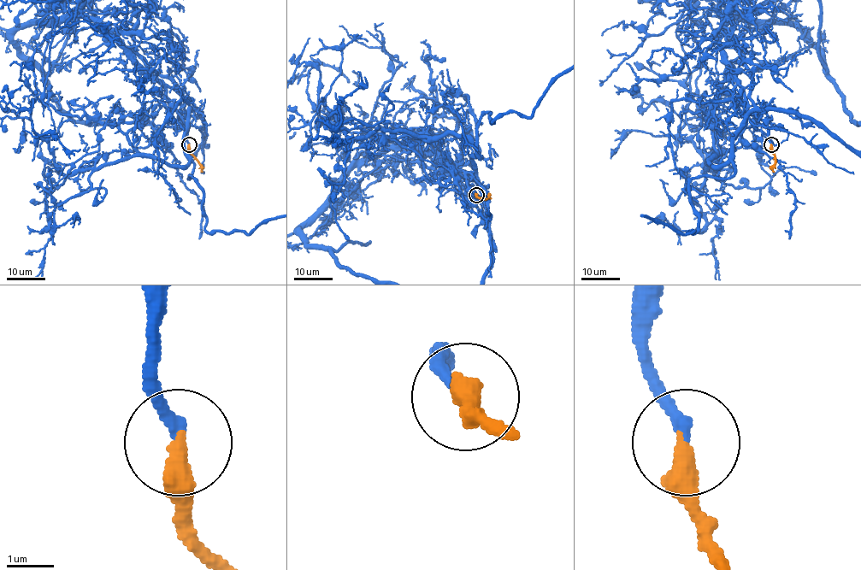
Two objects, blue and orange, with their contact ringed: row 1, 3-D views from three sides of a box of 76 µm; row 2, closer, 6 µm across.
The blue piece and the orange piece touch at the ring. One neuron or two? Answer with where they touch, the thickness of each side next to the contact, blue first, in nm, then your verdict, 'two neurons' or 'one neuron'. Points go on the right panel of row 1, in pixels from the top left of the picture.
place (771, 144); calibres 280 and 440 nm; one neuron

